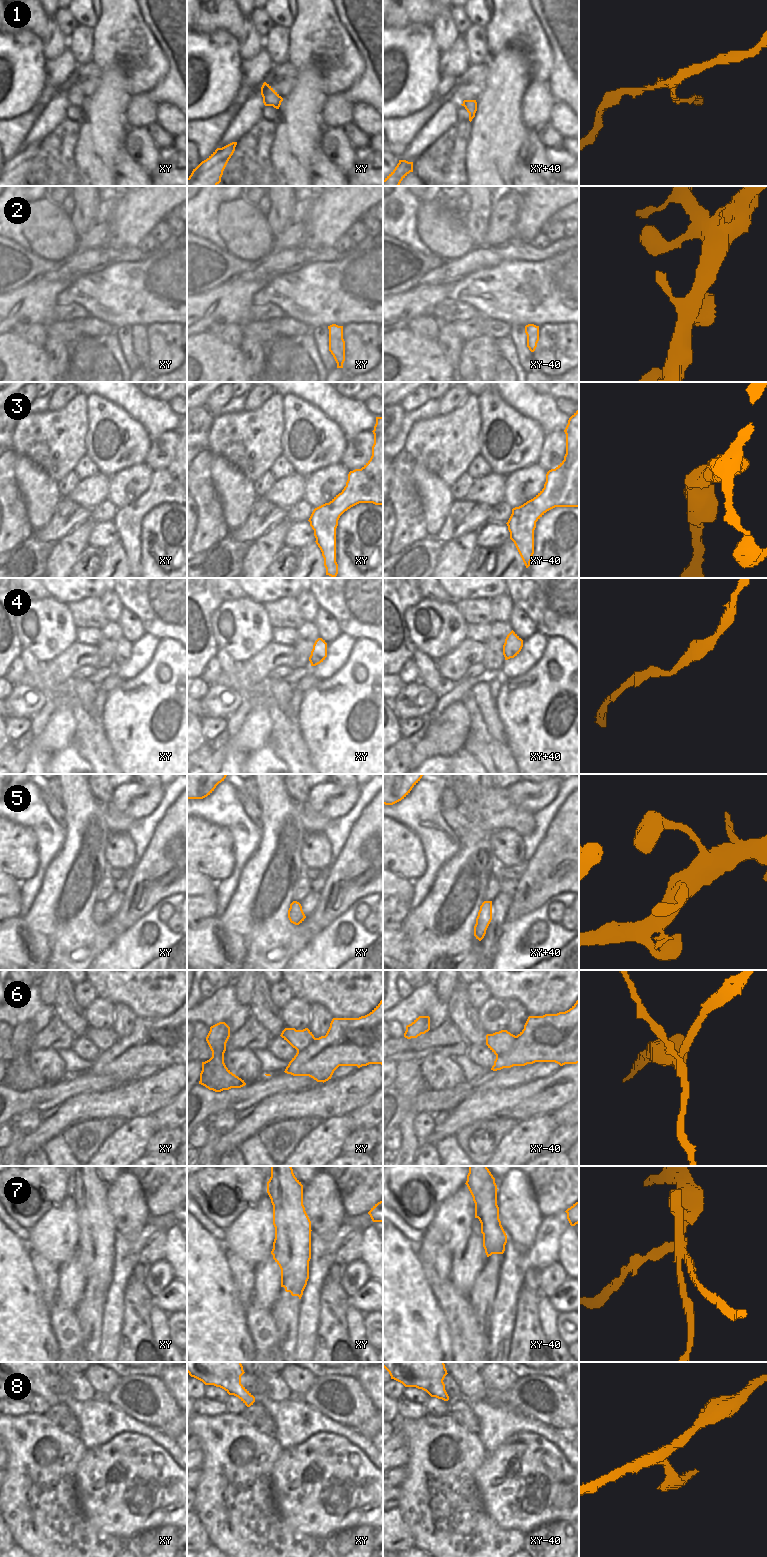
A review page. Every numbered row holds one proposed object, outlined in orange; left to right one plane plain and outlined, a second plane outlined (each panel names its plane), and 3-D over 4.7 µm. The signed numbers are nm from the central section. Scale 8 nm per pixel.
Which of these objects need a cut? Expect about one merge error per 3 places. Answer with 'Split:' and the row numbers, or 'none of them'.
Split: 1, 6, 7.

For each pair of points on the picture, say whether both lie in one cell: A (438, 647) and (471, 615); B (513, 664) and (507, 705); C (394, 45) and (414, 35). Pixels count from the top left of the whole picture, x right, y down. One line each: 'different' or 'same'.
A: different
B: different
C: same

